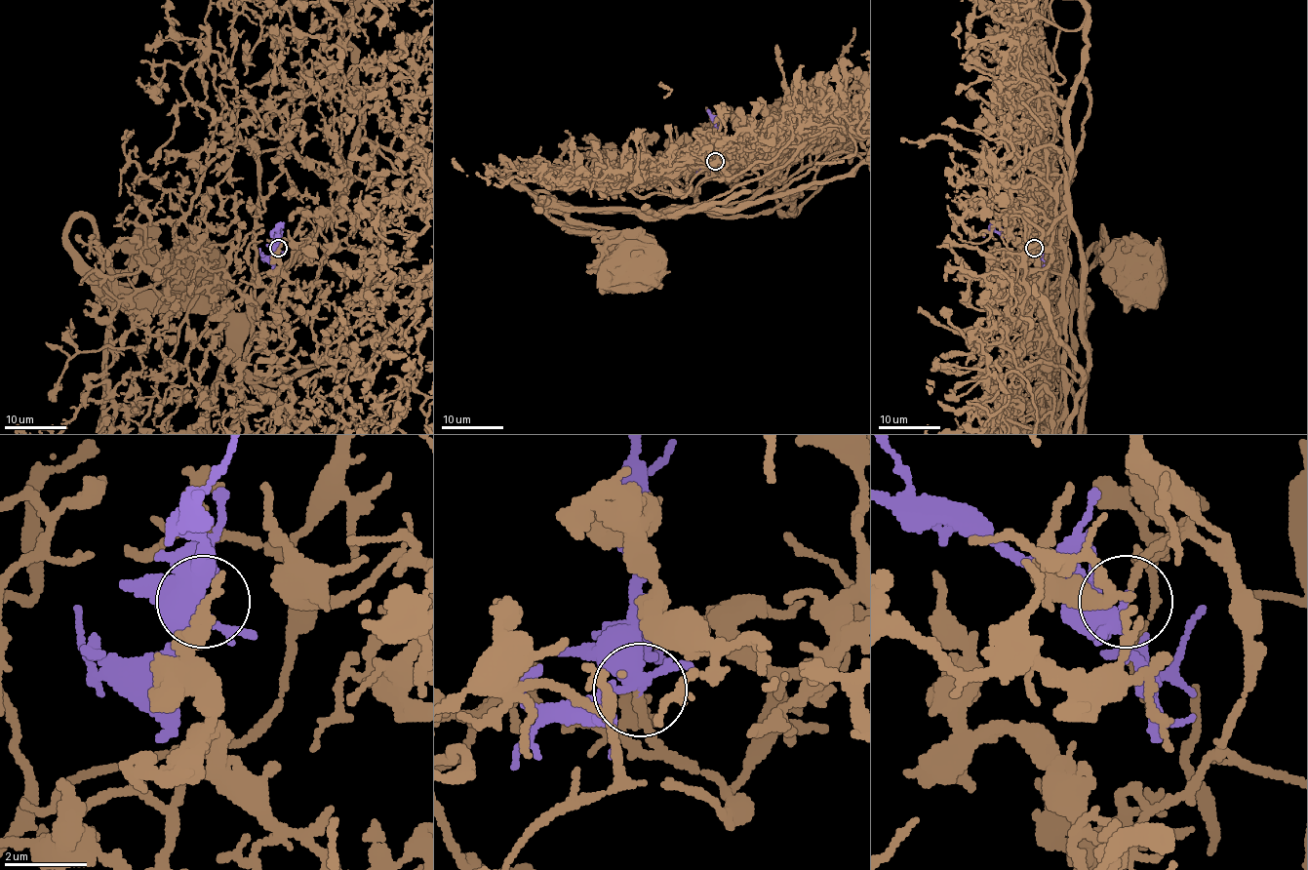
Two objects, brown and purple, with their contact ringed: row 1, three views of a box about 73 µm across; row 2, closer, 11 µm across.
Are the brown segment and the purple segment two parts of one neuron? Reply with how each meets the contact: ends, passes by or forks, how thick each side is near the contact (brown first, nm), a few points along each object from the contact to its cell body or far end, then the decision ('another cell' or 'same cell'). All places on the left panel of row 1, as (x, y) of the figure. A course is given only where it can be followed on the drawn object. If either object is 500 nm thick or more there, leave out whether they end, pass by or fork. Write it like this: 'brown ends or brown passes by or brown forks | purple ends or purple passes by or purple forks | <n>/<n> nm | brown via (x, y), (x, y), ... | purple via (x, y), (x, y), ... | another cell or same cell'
brown ends | purple forks | 120/280 nm | brown via (278, 249), (318, 217), (379, 246), (336, 215), (244, 313), (151, 304), (133, 270), (179, 261), (201, 283) | purple via (279, 248), (276, 231), (273, 237) | same cell

